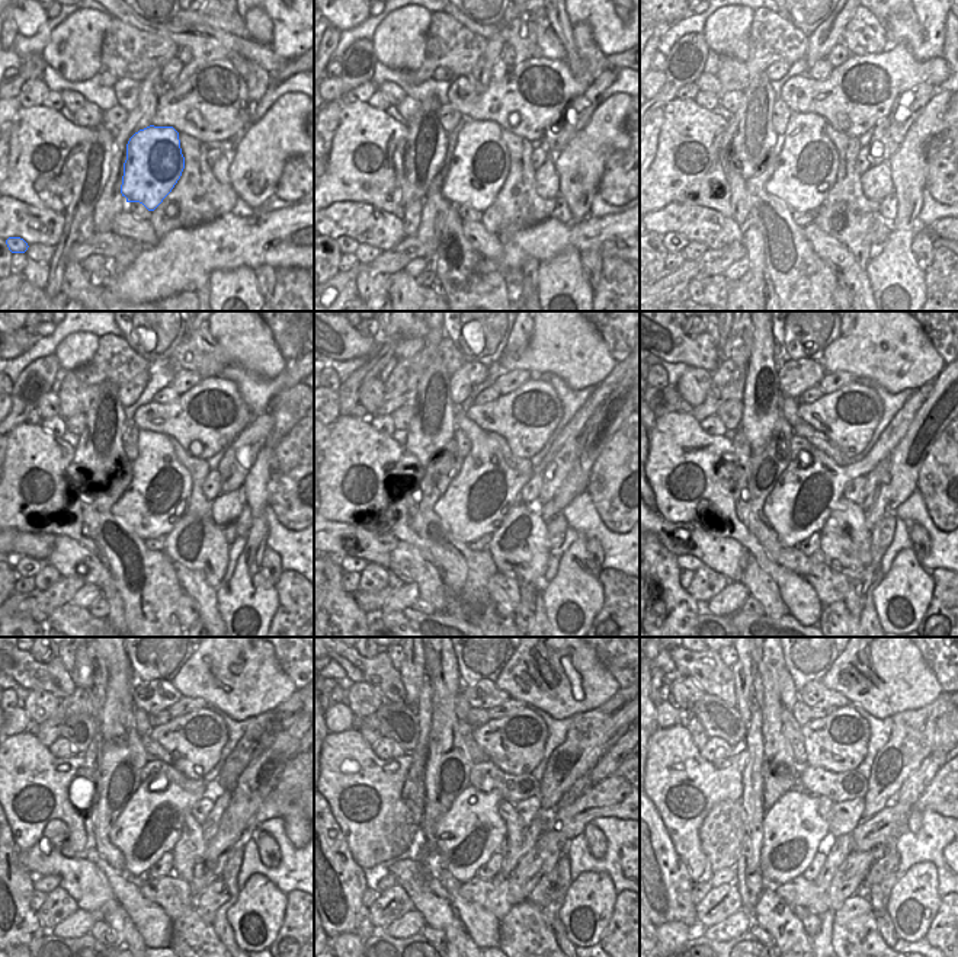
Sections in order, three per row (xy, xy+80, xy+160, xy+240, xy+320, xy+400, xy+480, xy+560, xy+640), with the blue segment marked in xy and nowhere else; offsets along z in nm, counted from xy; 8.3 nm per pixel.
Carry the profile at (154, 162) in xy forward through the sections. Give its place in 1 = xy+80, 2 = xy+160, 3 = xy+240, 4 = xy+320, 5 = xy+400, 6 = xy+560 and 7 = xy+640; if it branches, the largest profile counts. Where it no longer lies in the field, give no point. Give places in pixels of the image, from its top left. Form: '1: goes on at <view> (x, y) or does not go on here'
1: goes on at xy+80 (480, 163)
2: goes on at xy+160 (807, 157)
3: goes on at xy+240 (160, 486)
4: goes on at xy+320 (486, 487)
5: goes on at xy+400 (801, 499)
6: goes on at xy+560 (468, 834)
7: goes on at xy+640 (793, 828)

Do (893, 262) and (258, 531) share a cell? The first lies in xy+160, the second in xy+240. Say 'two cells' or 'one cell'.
one cell

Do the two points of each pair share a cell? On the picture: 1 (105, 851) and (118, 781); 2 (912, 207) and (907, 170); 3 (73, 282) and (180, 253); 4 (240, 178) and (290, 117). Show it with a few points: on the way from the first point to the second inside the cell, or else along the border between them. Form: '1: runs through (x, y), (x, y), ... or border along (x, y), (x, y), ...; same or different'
1: runs through (103, 834), (105, 812), (112, 799); same
2: runs through (909, 198), (909, 179); same
3: border along (102, 287), (115, 295); different
4: runs through (255, 163), (282, 131); same

